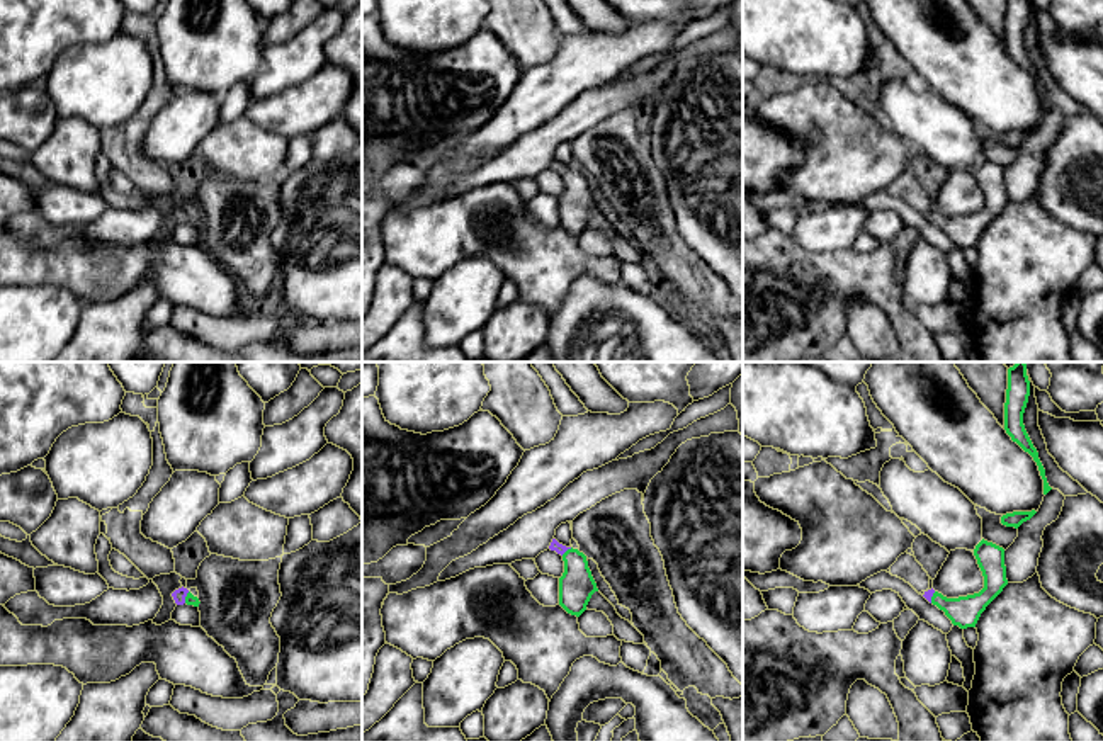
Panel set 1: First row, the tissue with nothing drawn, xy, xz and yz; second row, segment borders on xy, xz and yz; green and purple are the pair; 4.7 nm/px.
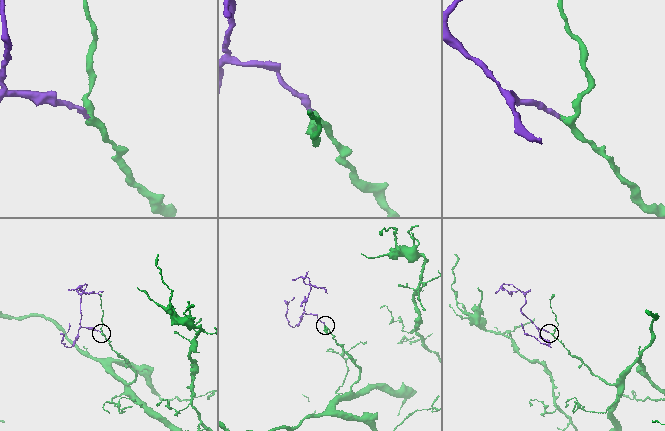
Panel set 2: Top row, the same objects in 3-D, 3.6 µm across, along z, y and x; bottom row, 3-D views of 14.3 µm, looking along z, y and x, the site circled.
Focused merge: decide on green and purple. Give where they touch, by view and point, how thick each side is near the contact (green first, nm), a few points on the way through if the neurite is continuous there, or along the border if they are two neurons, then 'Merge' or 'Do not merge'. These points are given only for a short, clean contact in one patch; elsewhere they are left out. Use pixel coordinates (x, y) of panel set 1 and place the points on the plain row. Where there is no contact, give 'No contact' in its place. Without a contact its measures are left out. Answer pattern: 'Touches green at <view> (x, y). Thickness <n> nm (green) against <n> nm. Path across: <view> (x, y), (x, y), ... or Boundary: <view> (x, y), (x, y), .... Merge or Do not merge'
Touches green at xz (568, 169). Thickness 170 nm (green) against 50 nm. Path across: xz (576, 204), (576, 187), (568, 169), (554, 165). Merge

